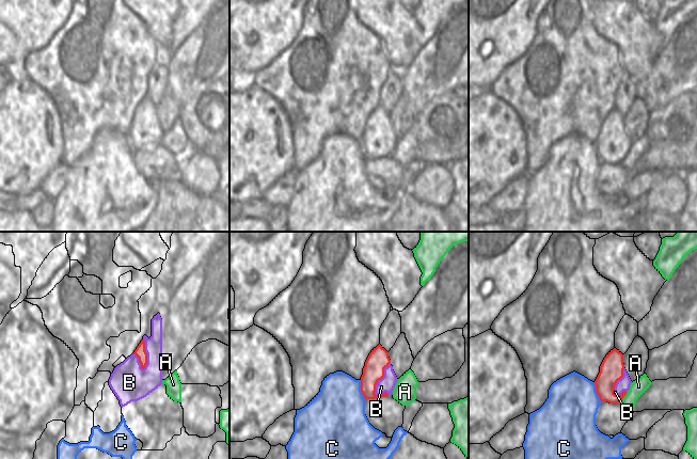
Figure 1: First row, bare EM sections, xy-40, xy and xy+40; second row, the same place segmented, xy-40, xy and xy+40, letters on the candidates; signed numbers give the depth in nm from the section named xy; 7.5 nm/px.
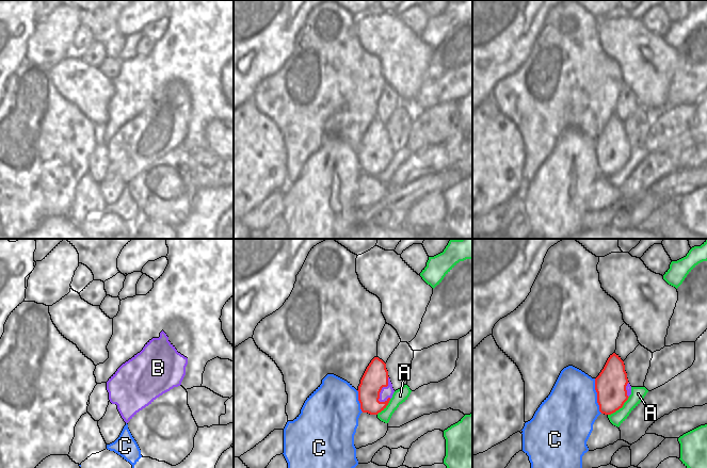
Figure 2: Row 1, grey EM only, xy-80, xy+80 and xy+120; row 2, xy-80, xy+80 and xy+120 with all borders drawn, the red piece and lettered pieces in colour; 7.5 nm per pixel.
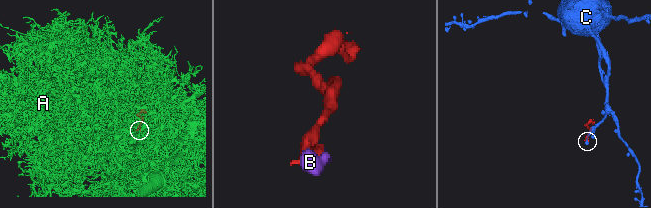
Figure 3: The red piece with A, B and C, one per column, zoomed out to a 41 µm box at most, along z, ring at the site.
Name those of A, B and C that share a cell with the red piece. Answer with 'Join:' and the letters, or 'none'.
Join: none

